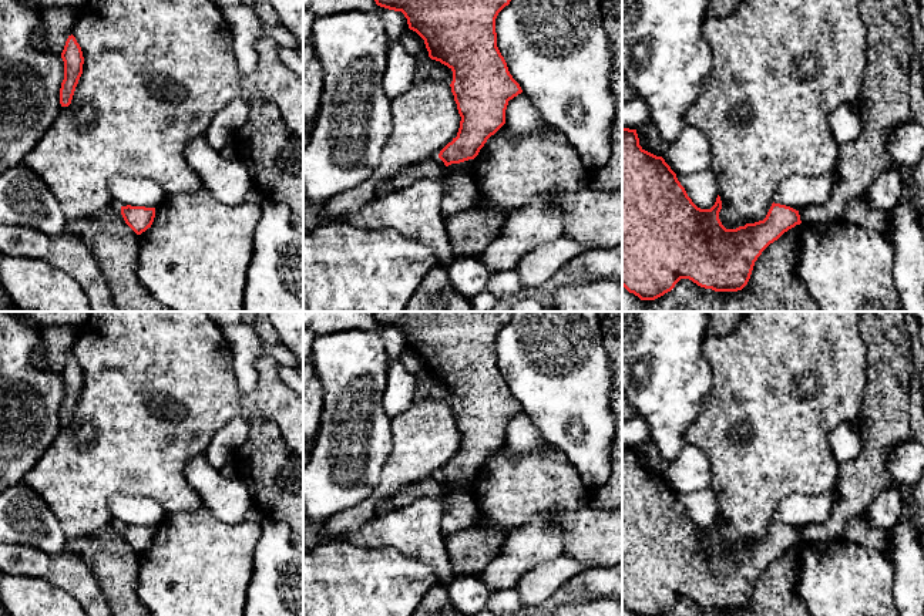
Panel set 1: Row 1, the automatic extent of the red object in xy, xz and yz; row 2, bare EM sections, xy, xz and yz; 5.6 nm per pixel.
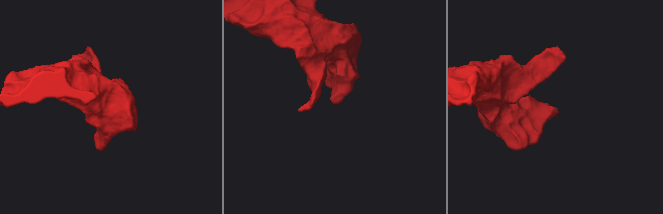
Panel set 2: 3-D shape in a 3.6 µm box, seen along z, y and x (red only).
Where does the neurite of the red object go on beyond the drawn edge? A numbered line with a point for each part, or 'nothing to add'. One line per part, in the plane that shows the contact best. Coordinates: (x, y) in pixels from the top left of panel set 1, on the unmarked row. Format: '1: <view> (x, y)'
nothing to add

